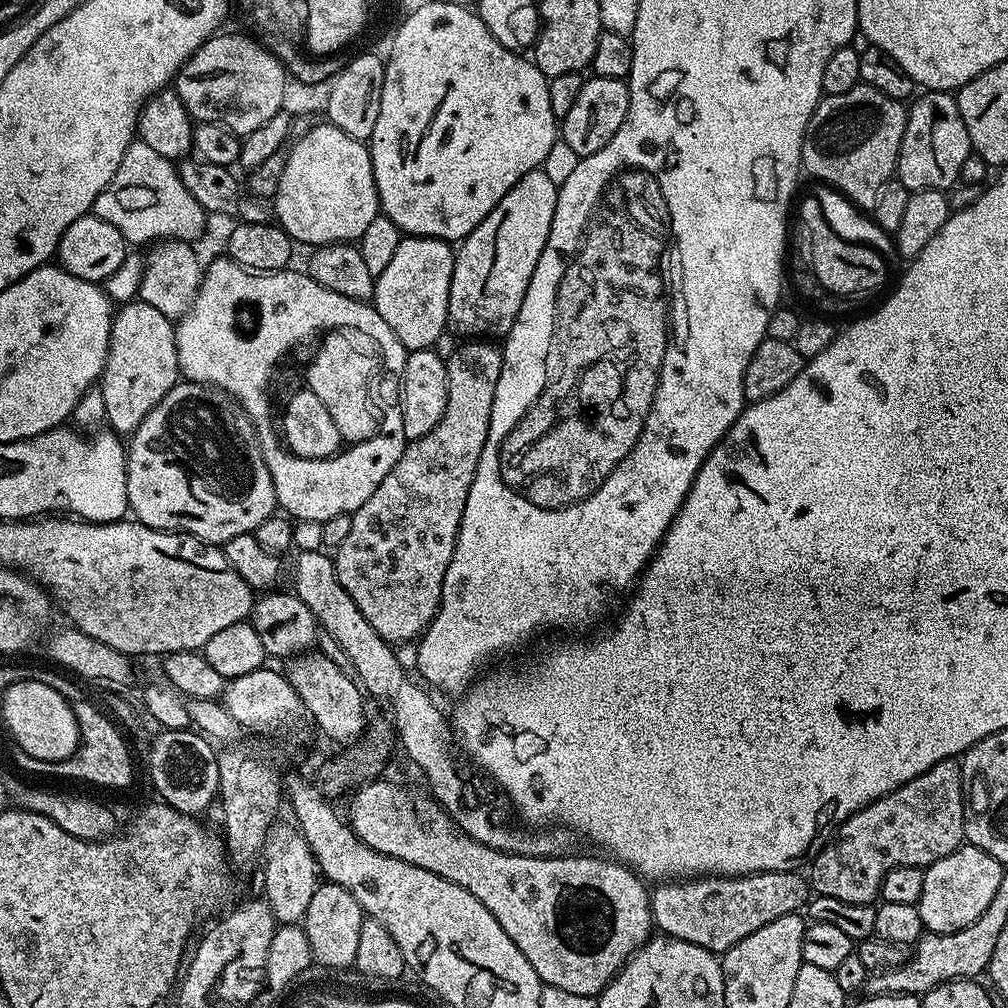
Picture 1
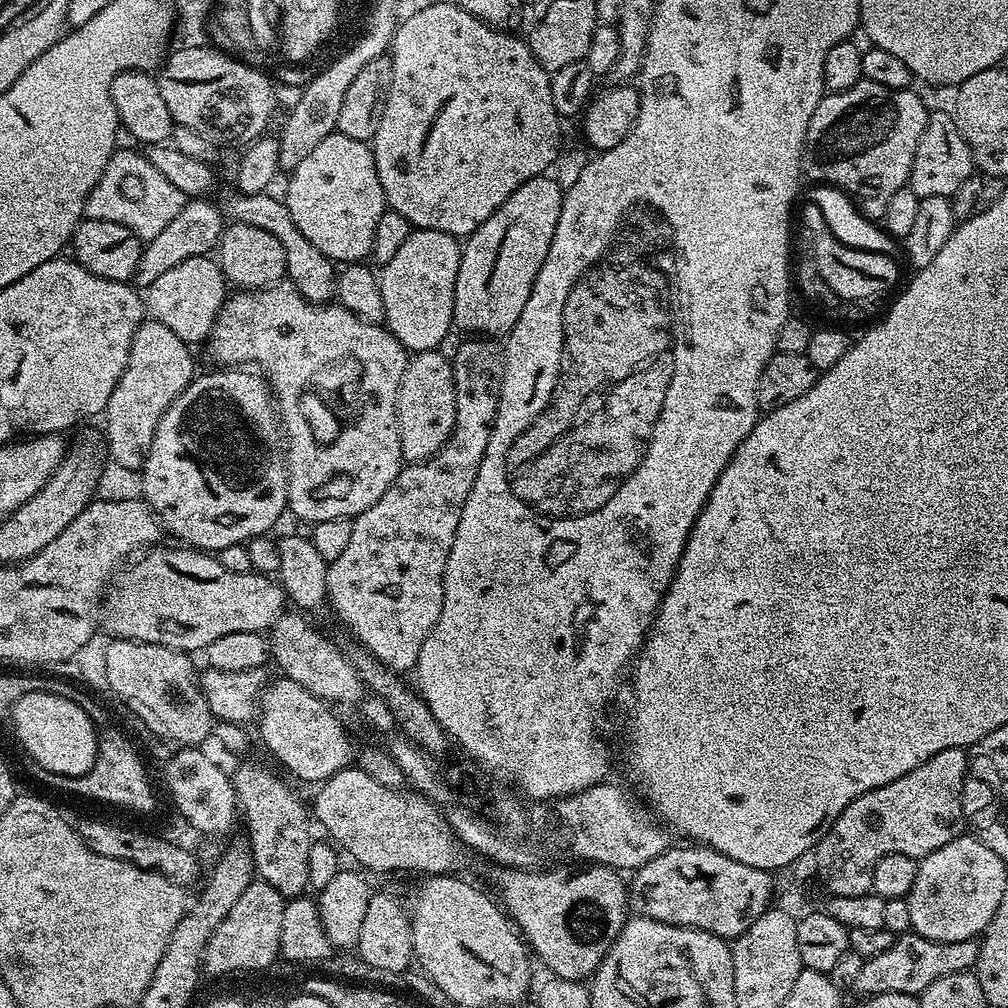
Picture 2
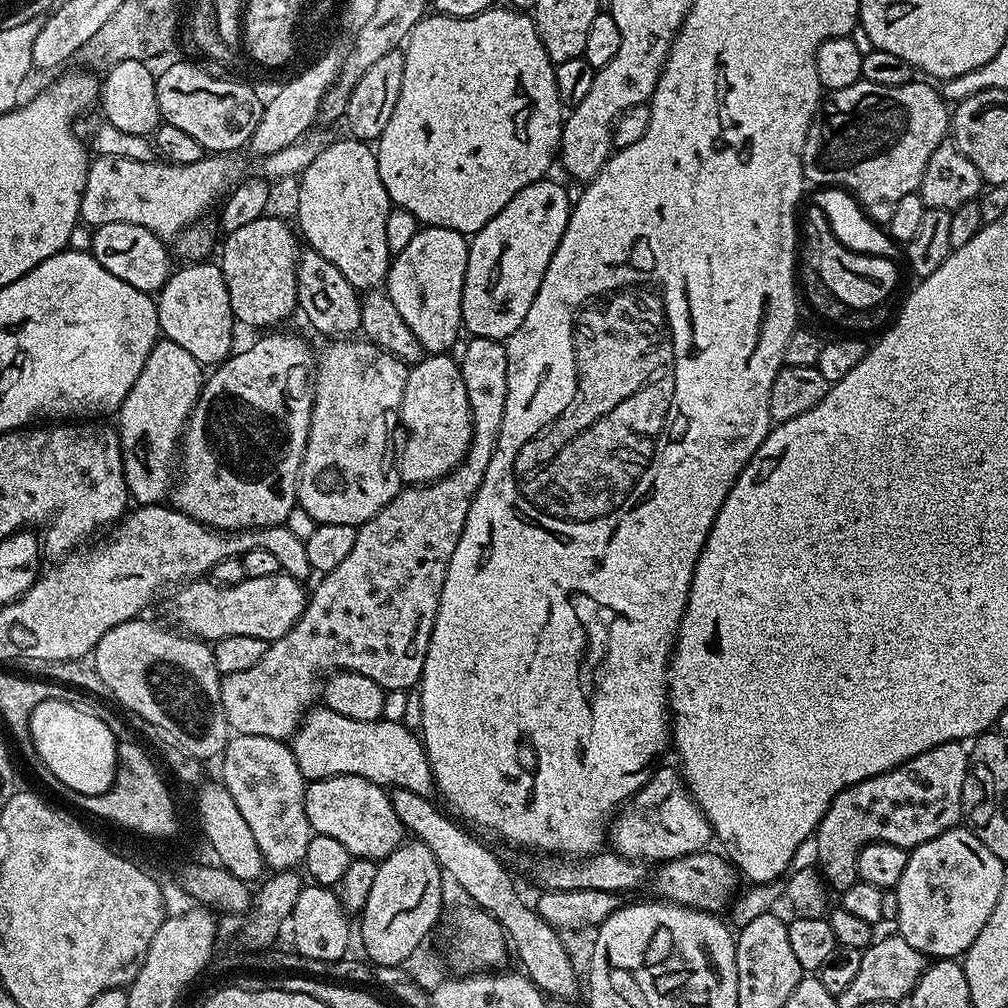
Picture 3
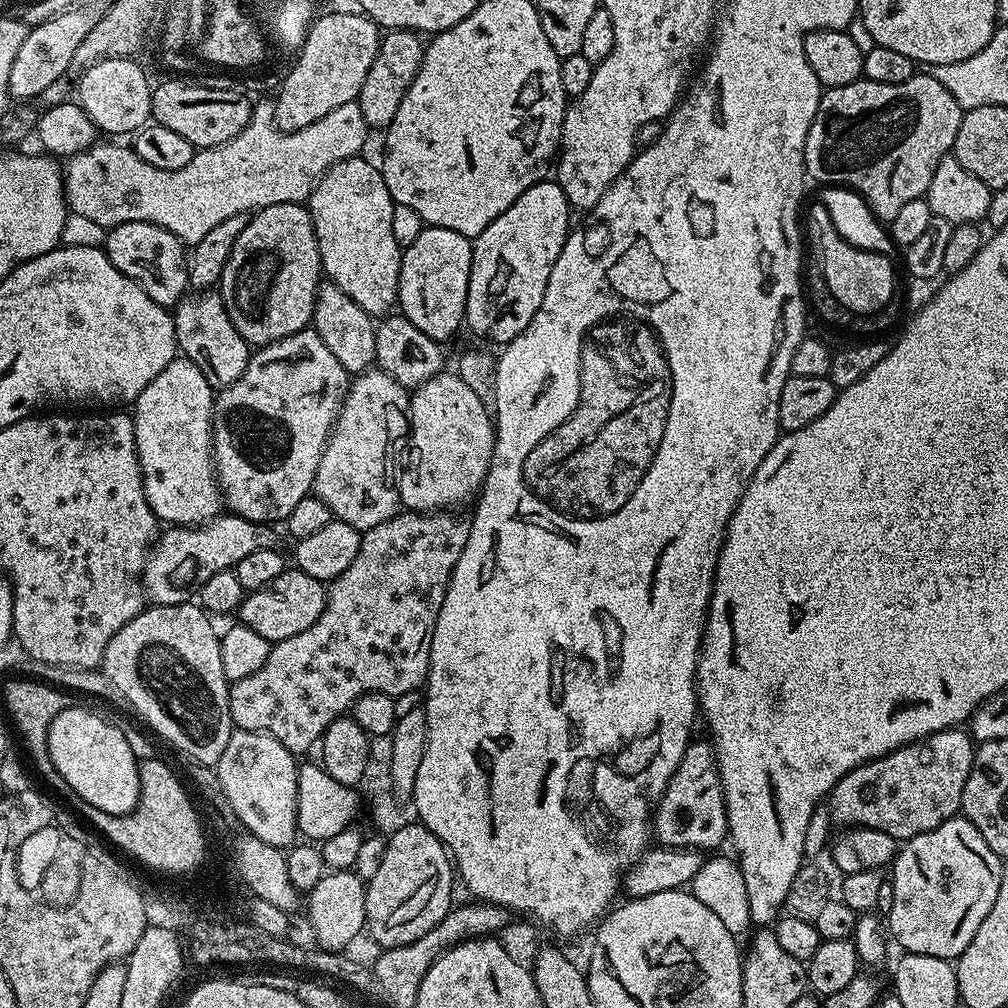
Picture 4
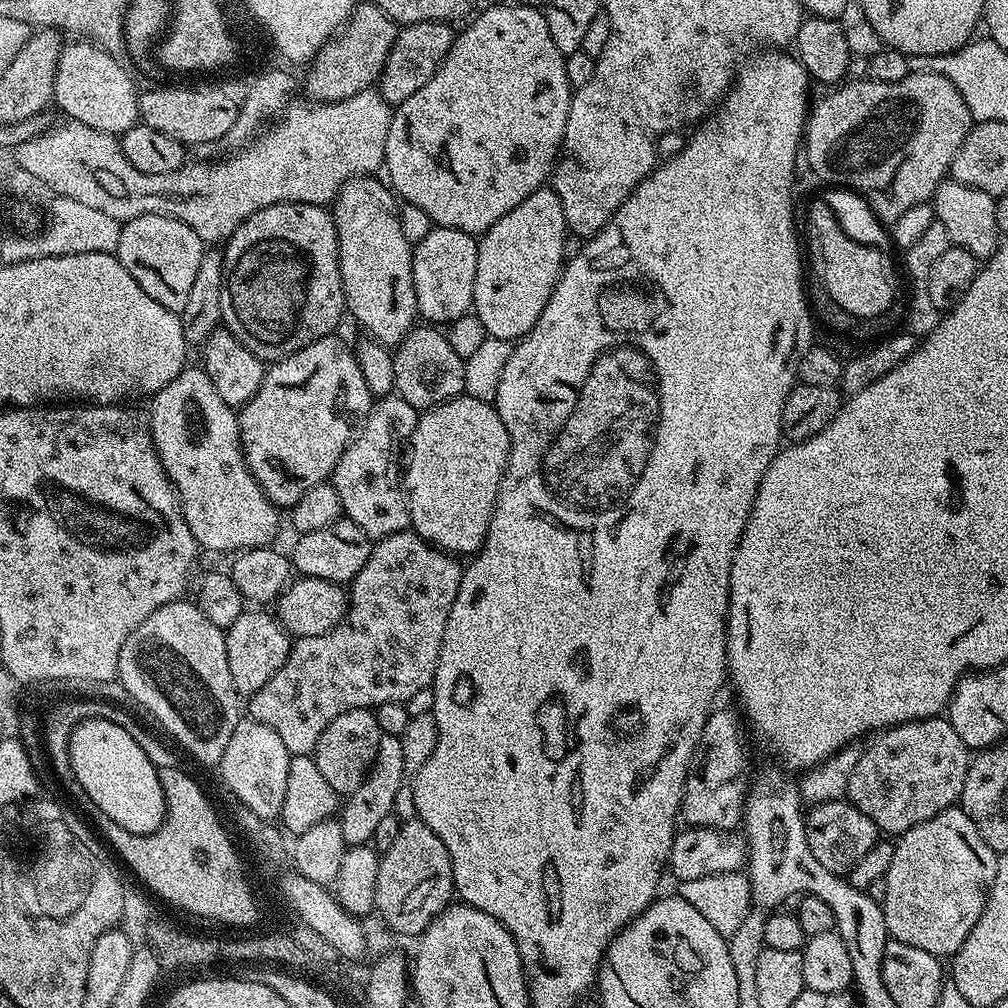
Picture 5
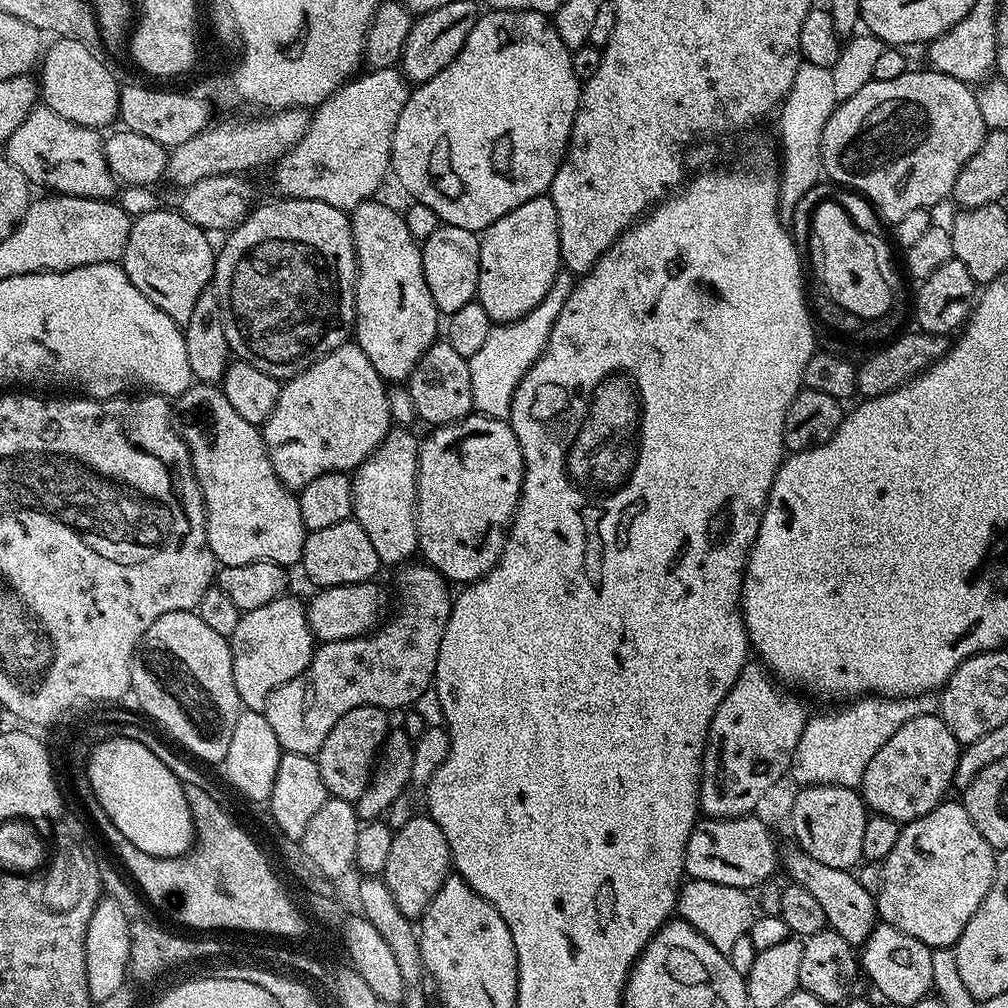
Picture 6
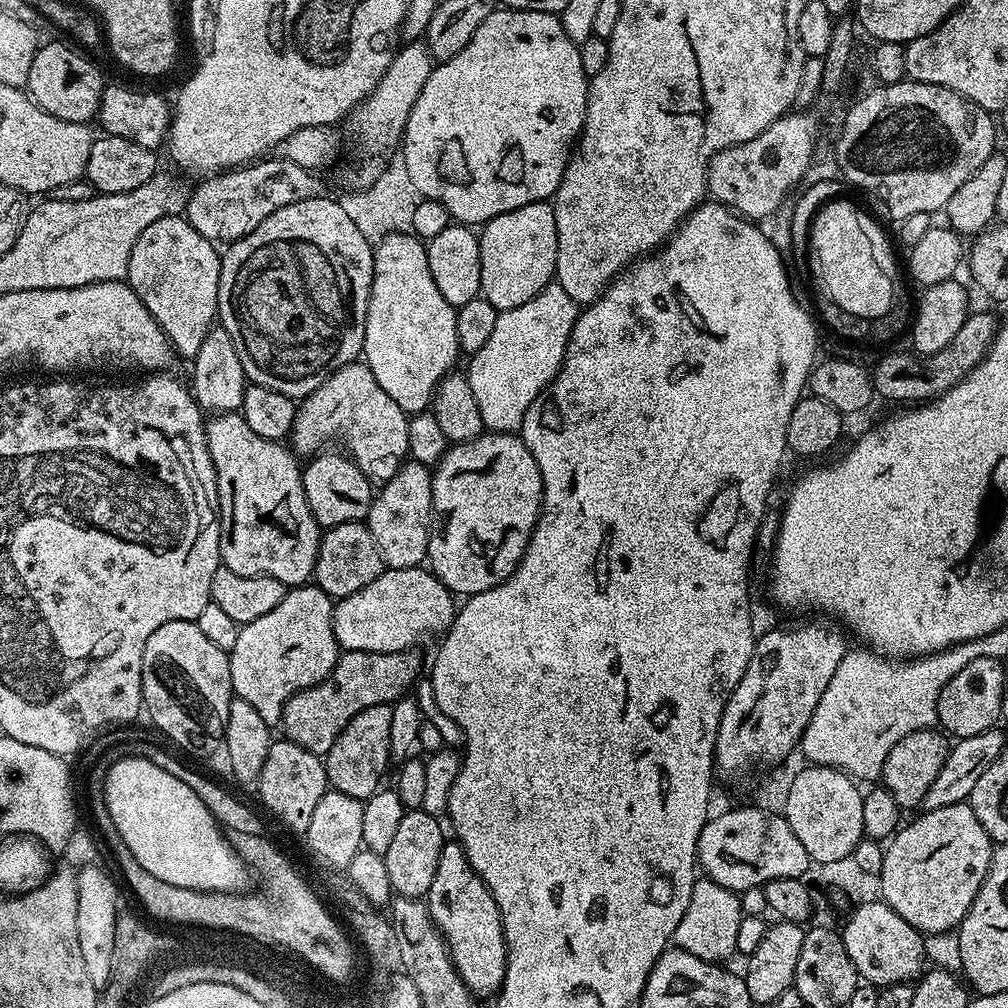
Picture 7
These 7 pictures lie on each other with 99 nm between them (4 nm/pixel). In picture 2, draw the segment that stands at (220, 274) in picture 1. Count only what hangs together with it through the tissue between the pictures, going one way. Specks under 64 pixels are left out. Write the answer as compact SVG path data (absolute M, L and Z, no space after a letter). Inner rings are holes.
M291 282L233 293L220 308L206 348L220 363L217 365L255 366L272 390L282 440L286 445L286 460L294 466L294 474L288 478L287 511L293 512L297 521L317 524L326 522L326 518L355 518L370 510L370 506L390 490L390 482L394 482L404 460L394 417L396 391L400 388L409 357L392 356L383 360L383 347L370 344L370 340L362 350L354 350L352 336L372 334L360 328L364 320L338 302L318 304L318 312L310 310L308 306L315 306L315 303L302 298ZM343 356L361 362L363 391L376 395L377 406L370 407L365 416L358 417L353 428L345 427L334 443L320 446L301 417L300 397L316 372Z

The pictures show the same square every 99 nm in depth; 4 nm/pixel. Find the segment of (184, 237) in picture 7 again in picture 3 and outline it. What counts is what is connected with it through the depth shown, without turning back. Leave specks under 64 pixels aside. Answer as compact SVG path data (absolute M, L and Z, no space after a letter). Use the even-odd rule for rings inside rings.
M110 222L95 225L90 251L99 264L106 266L106 270L114 274L114 278L130 282L134 290L156 294L174 271L169 245L167 248L164 244L167 243L150 230L146 230L146 226L134 226L134 222Z

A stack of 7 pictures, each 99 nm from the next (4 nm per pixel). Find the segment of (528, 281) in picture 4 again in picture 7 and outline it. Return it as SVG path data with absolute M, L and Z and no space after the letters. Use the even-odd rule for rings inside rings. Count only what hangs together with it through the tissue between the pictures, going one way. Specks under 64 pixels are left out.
M551 203L518 206L518 210L498 214L498 218L479 229L478 235L482 266L480 296L490 302L497 313L522 306L522 302L534 298L536 292L553 283L558 258L558 230Z

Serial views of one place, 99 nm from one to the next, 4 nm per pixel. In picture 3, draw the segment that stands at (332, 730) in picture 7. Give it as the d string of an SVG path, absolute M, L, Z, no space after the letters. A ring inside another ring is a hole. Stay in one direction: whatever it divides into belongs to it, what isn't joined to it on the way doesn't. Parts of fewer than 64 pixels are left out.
M481 336L469 341L464 353L458 356L472 415L472 441L468 453L464 455L464 463L433 484L401 487L400 493L378 515L357 527L354 550L350 550L349 556L339 566L334 566L334 570L319 577L320 585L313 592L311 589L304 612L296 619L296 625L282 638L271 641L266 654L262 654L262 658L258 658L250 670L238 670L238 674L221 679L222 710L233 733L264 735L280 741L295 736L304 713L321 699L320 675L323 672L357 672L372 678L388 692L399 688L415 689L419 685L450 554L454 554L454 546L458 546L458 538L462 538L466 514L477 490L482 486L482 478L486 478L486 466L490 466L502 426L502 414L506 410L507 347L501 341Z

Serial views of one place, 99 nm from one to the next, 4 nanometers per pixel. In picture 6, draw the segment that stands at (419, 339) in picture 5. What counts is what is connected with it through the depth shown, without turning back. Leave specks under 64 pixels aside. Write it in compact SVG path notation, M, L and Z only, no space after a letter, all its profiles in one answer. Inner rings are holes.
M437 342L428 347L408 377L406 387L417 417L425 420L428 426L452 424L473 411L468 357L456 353L454 346L447 342Z

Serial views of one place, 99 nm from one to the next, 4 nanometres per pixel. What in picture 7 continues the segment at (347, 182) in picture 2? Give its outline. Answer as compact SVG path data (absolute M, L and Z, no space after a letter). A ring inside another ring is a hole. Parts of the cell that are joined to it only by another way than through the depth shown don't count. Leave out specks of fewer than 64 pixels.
M391 233L374 245L374 278L366 310L366 334L364 335L363 363L378 378L378 386L398 402L403 412L420 414L431 405L440 379L457 367L456 356L461 355L458 342L456 309L438 290L434 274L430 274L430 262L425 241L409 233Z

